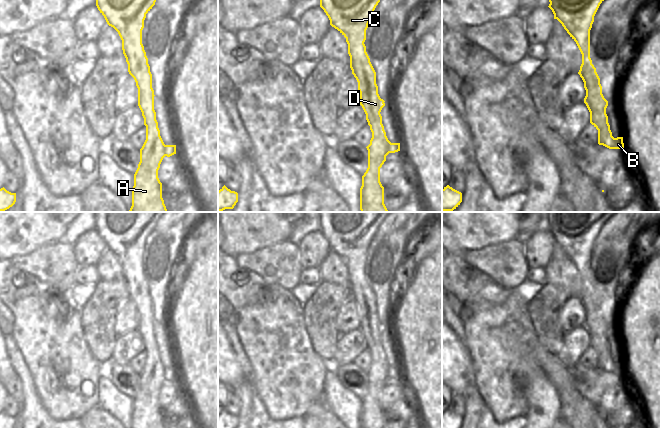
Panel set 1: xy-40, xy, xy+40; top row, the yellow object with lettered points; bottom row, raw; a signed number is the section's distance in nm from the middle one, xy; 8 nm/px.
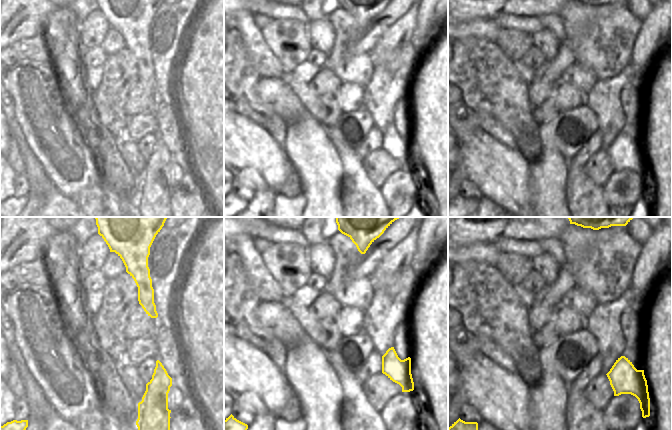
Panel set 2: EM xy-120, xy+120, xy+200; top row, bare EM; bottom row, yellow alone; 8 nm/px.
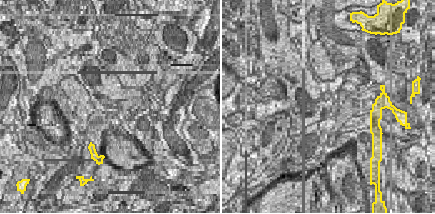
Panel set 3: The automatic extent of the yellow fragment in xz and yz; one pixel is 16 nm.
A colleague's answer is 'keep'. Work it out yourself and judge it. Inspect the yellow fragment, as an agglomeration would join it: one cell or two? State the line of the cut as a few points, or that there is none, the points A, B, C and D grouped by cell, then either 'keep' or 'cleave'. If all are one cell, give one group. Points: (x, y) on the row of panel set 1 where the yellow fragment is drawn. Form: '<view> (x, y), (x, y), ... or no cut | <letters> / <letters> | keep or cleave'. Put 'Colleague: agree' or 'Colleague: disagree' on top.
Colleague: disagree
xy+40 (608, 123), (606, 131), (598, 131) | A C D / B | cleave

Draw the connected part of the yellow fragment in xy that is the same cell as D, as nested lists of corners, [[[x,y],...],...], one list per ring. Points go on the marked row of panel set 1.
[[[320,0],[320,7],[348,44],[350,68],[358,82],[360,105],[372,132],[368,150],[368,168],[360,188],[361,212],[389,212],[384,204],[380,168],[389,153],[400,151],[400,143],[391,143],[380,114],[385,101],[378,94],[376,72],[364,44],[370,18],[380,0]]]

